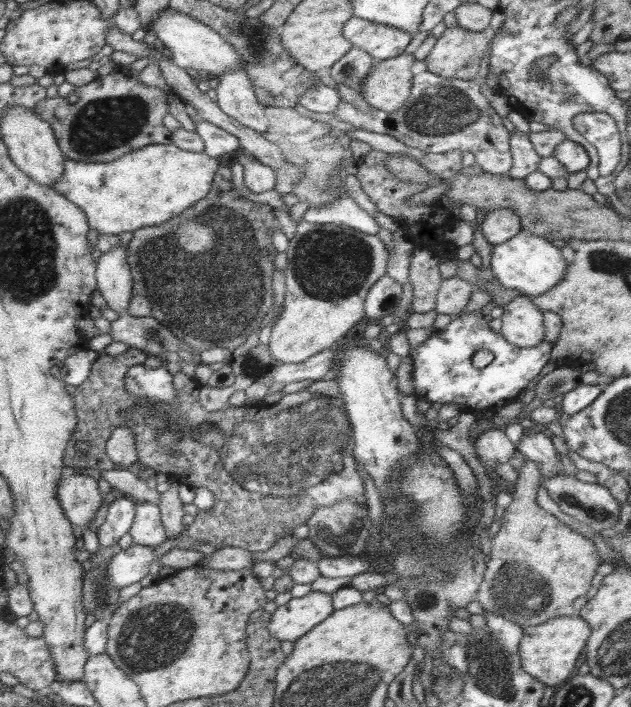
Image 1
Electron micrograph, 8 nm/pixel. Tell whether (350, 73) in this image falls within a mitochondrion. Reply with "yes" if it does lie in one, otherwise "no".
yes

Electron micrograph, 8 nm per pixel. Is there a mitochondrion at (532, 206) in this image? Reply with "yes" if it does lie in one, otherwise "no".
no

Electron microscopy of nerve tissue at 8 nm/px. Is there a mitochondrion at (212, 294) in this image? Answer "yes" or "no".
yes

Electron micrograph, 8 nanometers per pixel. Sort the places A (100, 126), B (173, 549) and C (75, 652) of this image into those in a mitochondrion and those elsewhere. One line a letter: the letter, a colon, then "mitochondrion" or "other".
A: mitochondrion
B: other
C: other

